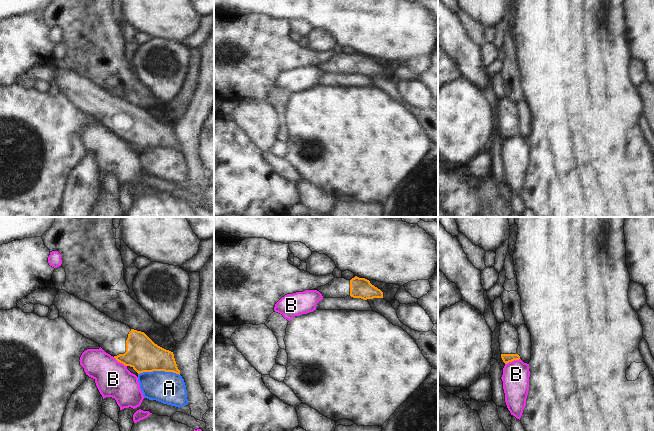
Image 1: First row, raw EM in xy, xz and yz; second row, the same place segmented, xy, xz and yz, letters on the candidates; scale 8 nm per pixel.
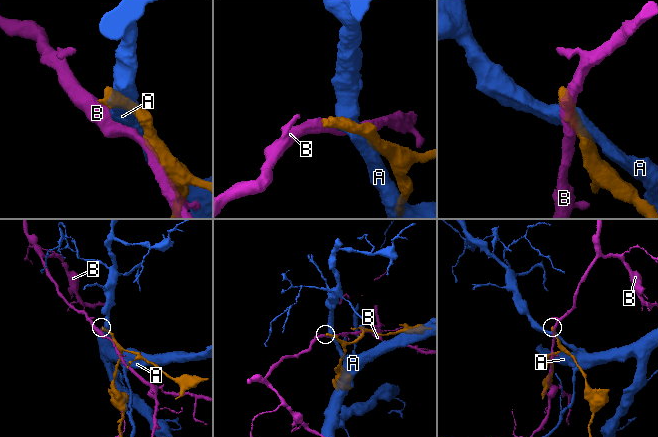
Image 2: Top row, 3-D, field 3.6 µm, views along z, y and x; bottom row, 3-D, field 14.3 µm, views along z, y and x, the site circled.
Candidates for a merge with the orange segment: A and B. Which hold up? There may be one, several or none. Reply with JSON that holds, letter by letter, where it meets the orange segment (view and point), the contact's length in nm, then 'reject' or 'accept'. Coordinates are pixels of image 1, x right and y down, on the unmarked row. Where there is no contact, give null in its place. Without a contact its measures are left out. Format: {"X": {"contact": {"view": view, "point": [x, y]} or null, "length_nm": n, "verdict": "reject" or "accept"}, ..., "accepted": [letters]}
{"A": {"contact": {"view": "xy", "point": [159, 146]}, "length_nm": 340, "verdict": "reject"}, "B": {"contact": {"view": "yz", "point": [512, 136]}, "length_nm": 130, "verdict": "reject"}, "accepted": []}

